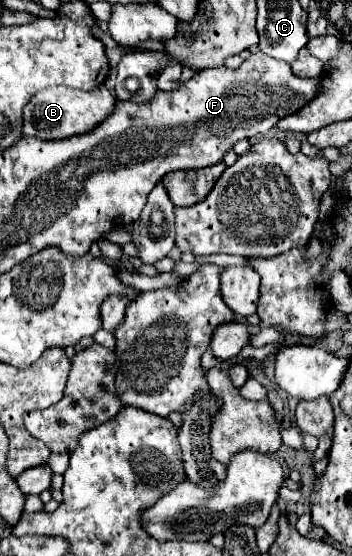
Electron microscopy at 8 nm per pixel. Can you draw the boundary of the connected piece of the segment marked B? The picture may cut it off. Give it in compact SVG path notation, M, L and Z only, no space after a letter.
M102 85L92 91L80 91L70 87L46 87L36 91L28 105L24 107L24 135L38 139L66 139L76 133L84 133L94 129L100 121L106 119L114 109L114 97Z

